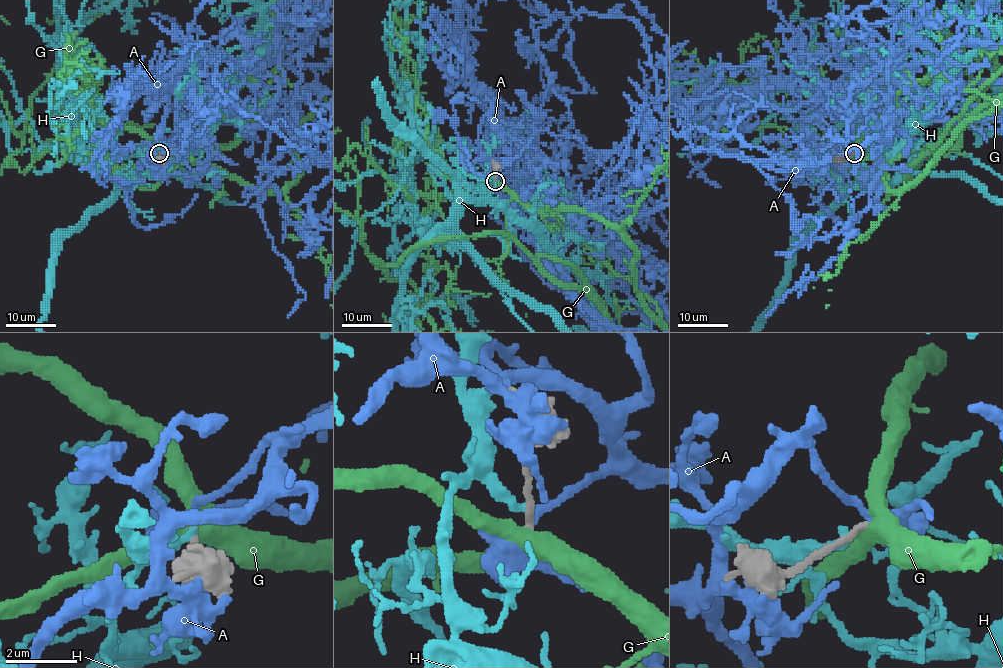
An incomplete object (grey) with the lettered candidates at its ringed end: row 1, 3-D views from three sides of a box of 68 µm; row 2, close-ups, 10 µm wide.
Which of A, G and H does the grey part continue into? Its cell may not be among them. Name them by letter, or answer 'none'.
none

